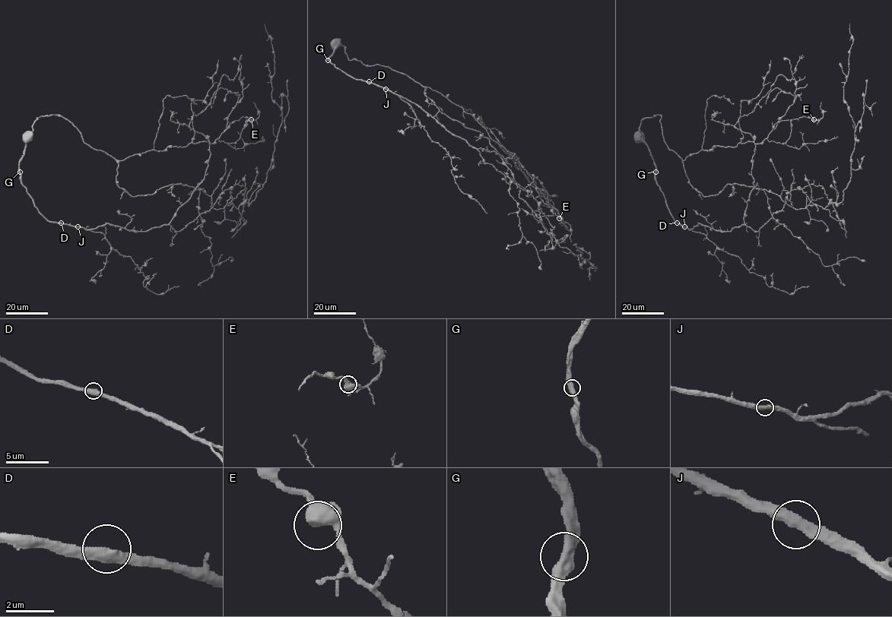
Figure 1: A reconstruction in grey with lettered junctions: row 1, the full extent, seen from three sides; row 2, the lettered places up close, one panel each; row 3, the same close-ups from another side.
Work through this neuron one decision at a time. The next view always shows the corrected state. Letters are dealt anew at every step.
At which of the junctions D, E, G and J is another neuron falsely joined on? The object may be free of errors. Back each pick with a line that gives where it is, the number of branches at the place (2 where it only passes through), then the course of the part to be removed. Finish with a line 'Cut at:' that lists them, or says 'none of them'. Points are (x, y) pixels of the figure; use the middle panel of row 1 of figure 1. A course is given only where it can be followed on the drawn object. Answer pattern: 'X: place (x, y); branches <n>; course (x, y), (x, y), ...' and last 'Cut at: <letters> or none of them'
Cut at: none of them

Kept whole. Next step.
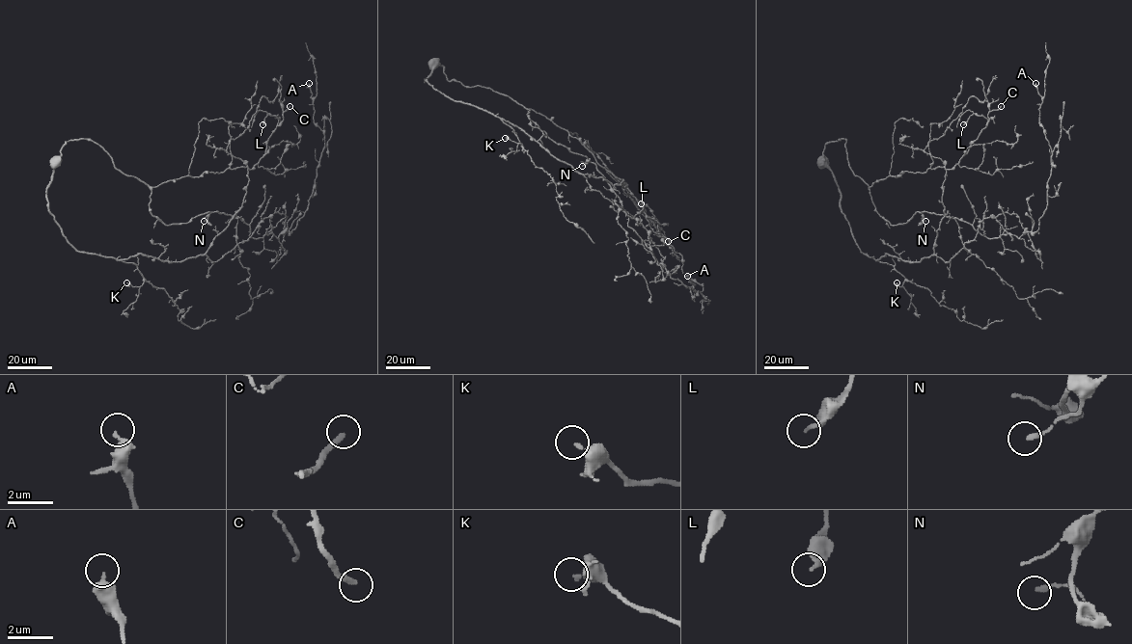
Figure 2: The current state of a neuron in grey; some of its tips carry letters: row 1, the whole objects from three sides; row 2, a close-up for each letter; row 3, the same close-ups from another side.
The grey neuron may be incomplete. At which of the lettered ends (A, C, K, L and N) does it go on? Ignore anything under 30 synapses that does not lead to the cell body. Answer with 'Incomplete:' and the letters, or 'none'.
Incomplete: C

